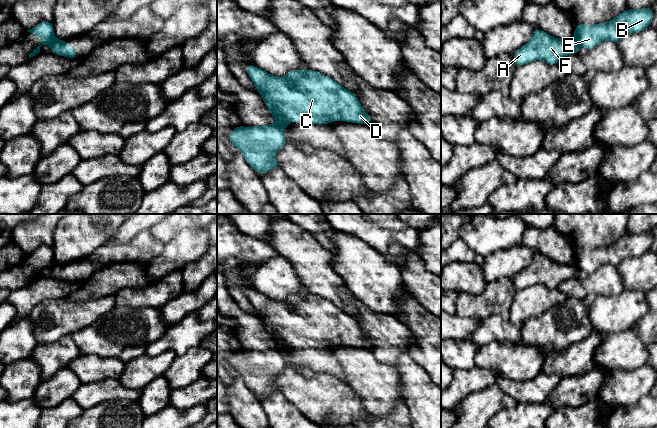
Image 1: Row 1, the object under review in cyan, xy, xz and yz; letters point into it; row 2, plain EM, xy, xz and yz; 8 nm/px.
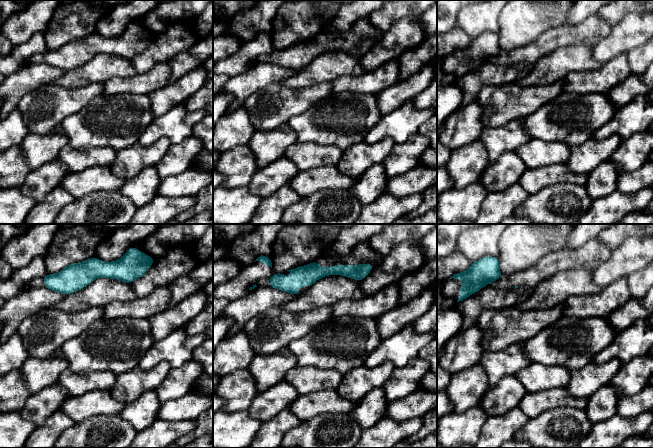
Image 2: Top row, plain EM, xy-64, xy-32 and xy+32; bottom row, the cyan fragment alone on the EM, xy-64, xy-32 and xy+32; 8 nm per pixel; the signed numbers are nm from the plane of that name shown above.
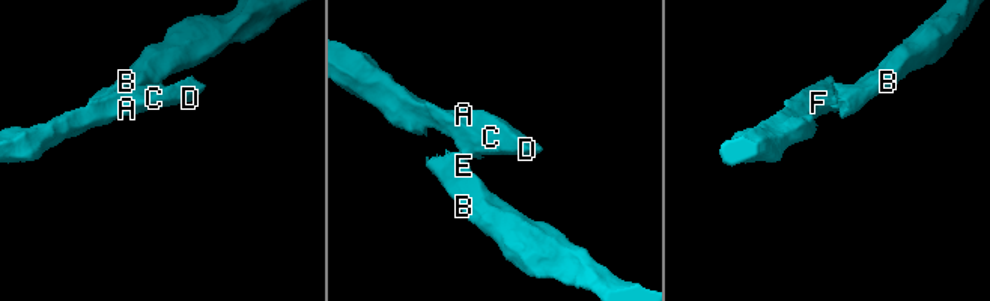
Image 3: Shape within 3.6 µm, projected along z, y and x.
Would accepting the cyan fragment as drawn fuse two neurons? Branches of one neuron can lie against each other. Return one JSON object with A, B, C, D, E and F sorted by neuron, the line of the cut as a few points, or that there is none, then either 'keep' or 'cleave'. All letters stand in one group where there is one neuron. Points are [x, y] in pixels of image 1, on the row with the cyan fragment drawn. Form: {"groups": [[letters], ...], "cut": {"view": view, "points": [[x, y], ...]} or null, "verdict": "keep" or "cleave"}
{"groups": [["A", "C", "D", "F"], ["B", "E"]], "cut": {"view": "xy", "points": [[56, 39], [50, 45]]}, "verdict": "cleave"}

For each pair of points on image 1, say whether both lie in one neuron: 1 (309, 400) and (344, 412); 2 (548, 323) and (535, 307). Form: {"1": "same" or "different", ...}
{"1": "same", "2": "different"}

